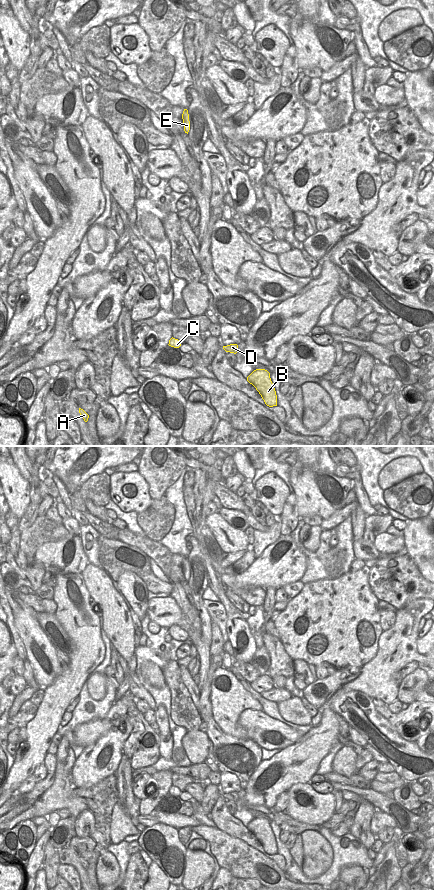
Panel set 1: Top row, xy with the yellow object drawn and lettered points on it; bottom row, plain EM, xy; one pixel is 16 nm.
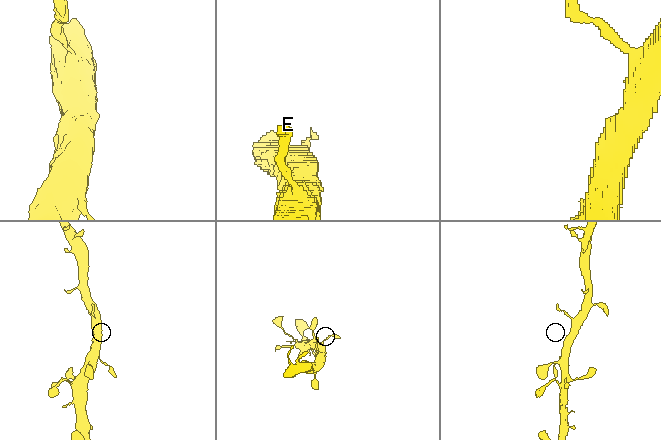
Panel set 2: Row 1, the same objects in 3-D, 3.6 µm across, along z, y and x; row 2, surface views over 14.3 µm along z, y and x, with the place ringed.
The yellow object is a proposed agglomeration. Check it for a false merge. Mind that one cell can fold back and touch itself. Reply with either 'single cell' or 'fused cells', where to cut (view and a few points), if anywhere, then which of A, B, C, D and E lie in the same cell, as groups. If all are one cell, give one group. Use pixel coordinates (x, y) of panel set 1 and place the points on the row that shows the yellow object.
single cell; no cut; A B C D E

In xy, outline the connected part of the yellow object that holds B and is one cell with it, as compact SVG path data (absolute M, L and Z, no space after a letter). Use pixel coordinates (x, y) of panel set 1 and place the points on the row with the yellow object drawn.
M254 370L247 377L247 381L256 388L267 406L277 406L276 391L271 381L270 373L267 370Z

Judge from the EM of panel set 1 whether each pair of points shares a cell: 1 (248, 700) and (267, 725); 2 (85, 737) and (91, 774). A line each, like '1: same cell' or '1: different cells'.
1: different cells
2: different cells

